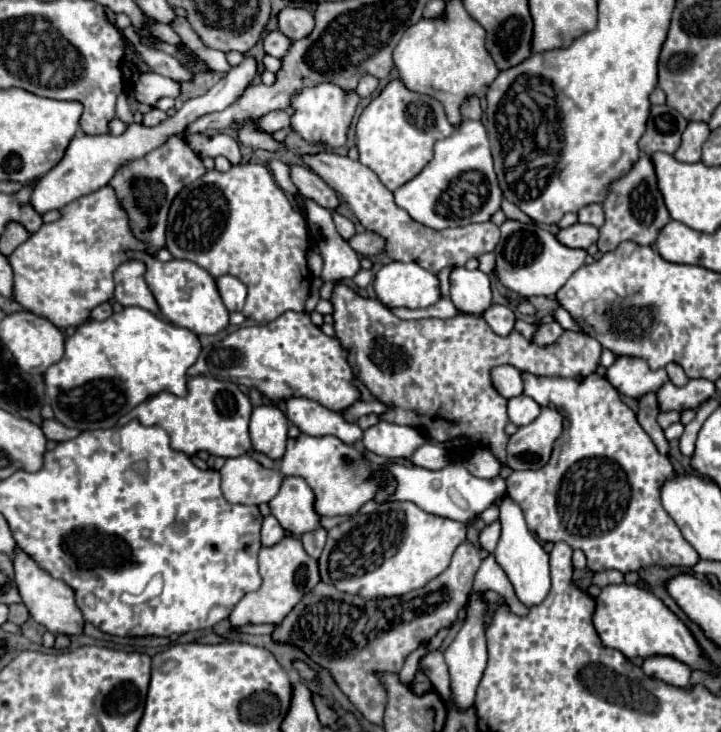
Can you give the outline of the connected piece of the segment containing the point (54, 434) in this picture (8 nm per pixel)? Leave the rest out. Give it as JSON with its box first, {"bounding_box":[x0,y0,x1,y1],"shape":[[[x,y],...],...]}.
{"bounding_box":[42,419,81,441],"shape":[[[44,419],[42,421],[42,431],[48,439],[54,439],[54,441],[68,441],[68,439],[74,439],[81,431],[78,429],[70,429],[70,427],[64,427],[62,423],[58,423],[56,419]]]}

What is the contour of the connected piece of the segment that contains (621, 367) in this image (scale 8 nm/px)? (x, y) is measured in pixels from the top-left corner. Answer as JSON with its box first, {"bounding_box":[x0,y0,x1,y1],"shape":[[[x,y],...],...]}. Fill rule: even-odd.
{"bounding_box":[606,357,668,399],"shape":[[[618,357],[614,365],[606,369],[606,379],[618,393],[634,399],[650,391],[656,393],[668,381],[664,369],[654,371],[638,357]]]}

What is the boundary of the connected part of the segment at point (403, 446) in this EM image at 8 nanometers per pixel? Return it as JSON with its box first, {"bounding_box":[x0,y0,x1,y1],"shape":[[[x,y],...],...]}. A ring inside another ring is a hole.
{"bounding_box":[362,421,426,459],"shape":[[[380,421],[364,431],[362,445],[382,457],[398,459],[412,455],[420,445],[424,445],[426,439],[412,427],[394,425],[388,421]]]}

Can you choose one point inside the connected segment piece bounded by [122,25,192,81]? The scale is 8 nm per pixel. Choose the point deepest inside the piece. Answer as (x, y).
(161, 62)

